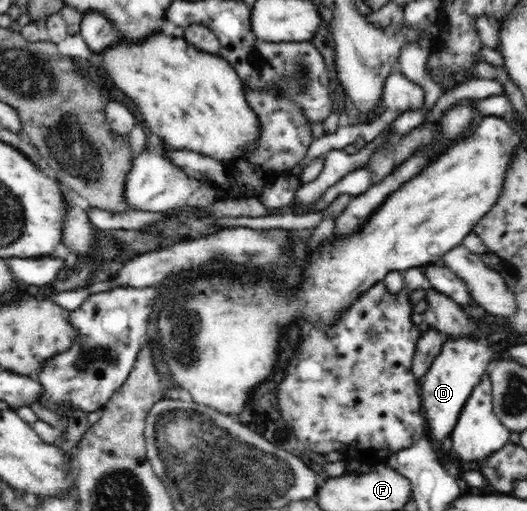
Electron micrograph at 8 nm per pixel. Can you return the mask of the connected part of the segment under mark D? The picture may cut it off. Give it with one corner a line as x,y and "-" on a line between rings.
486,336
445,337
440,353
432,360
430,369
421,379
419,387
422,411
426,419
426,432
434,442
441,442
442,439
450,437
466,400
487,373
494,355
496,351

